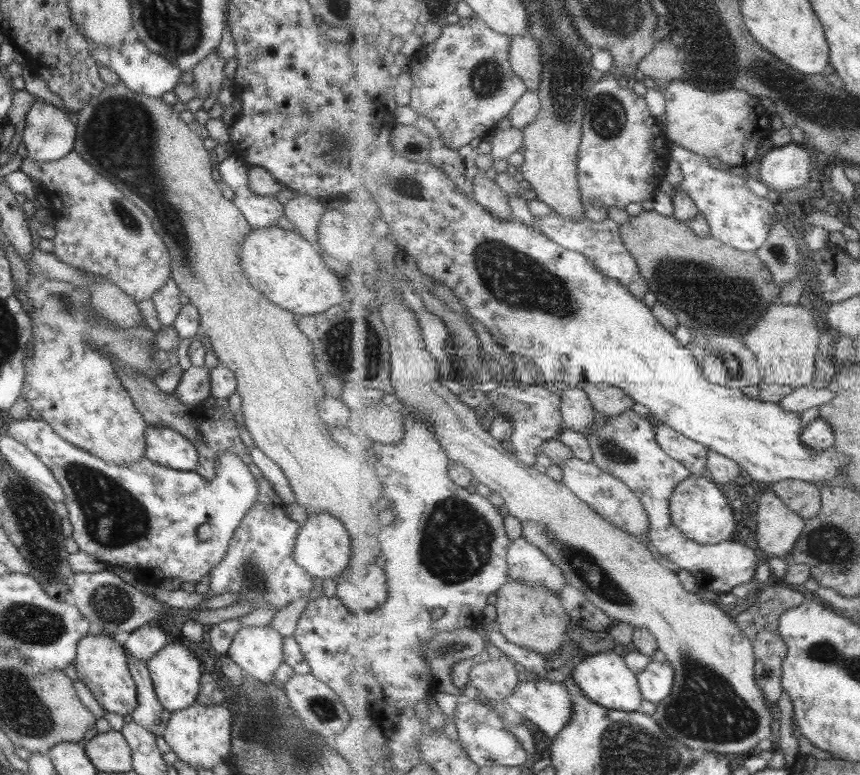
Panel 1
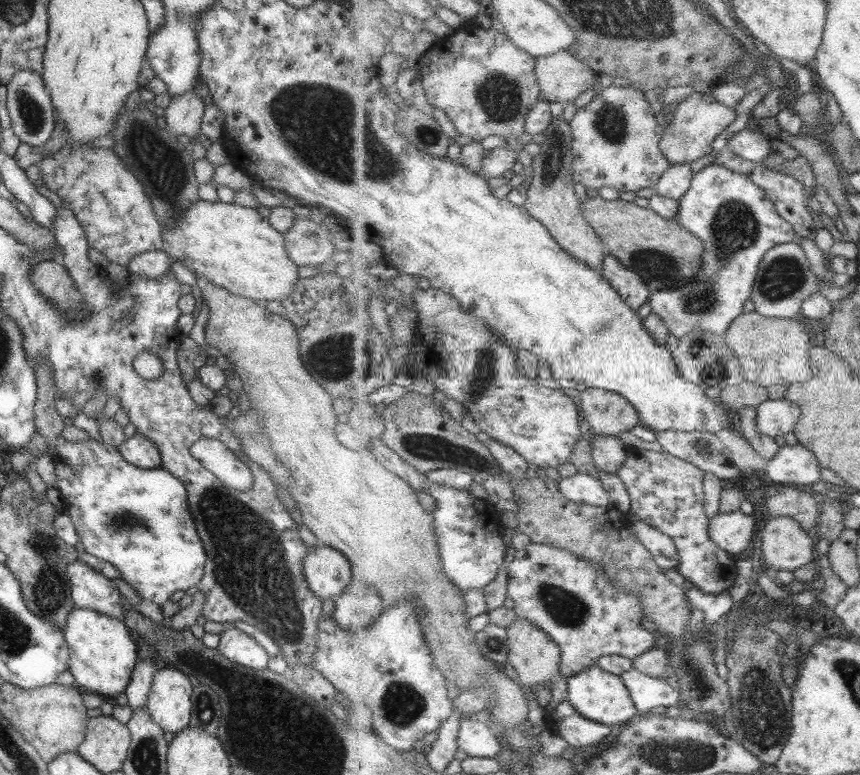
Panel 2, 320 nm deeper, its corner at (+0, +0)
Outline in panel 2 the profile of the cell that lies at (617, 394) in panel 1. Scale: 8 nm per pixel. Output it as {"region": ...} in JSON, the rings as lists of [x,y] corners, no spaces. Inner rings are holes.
{"region":[[[586,387],[579,392],[578,403],[594,433],[616,437],[641,423],[638,410],[617,392]]]}

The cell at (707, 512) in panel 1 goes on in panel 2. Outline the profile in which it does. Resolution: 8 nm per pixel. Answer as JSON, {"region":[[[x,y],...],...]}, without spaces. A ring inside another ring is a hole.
{"region":[[[719,512],[709,520],[709,536],[722,549],[737,557],[746,554],[747,546],[753,540],[755,520],[753,516],[735,512]]]}

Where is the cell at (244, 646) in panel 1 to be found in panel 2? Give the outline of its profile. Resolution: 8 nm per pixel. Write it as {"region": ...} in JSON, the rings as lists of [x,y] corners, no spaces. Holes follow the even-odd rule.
{"region":[[[237,627],[223,629],[219,635],[216,649],[231,662],[241,666],[263,670],[266,668],[268,653],[250,636],[243,634]]]}

